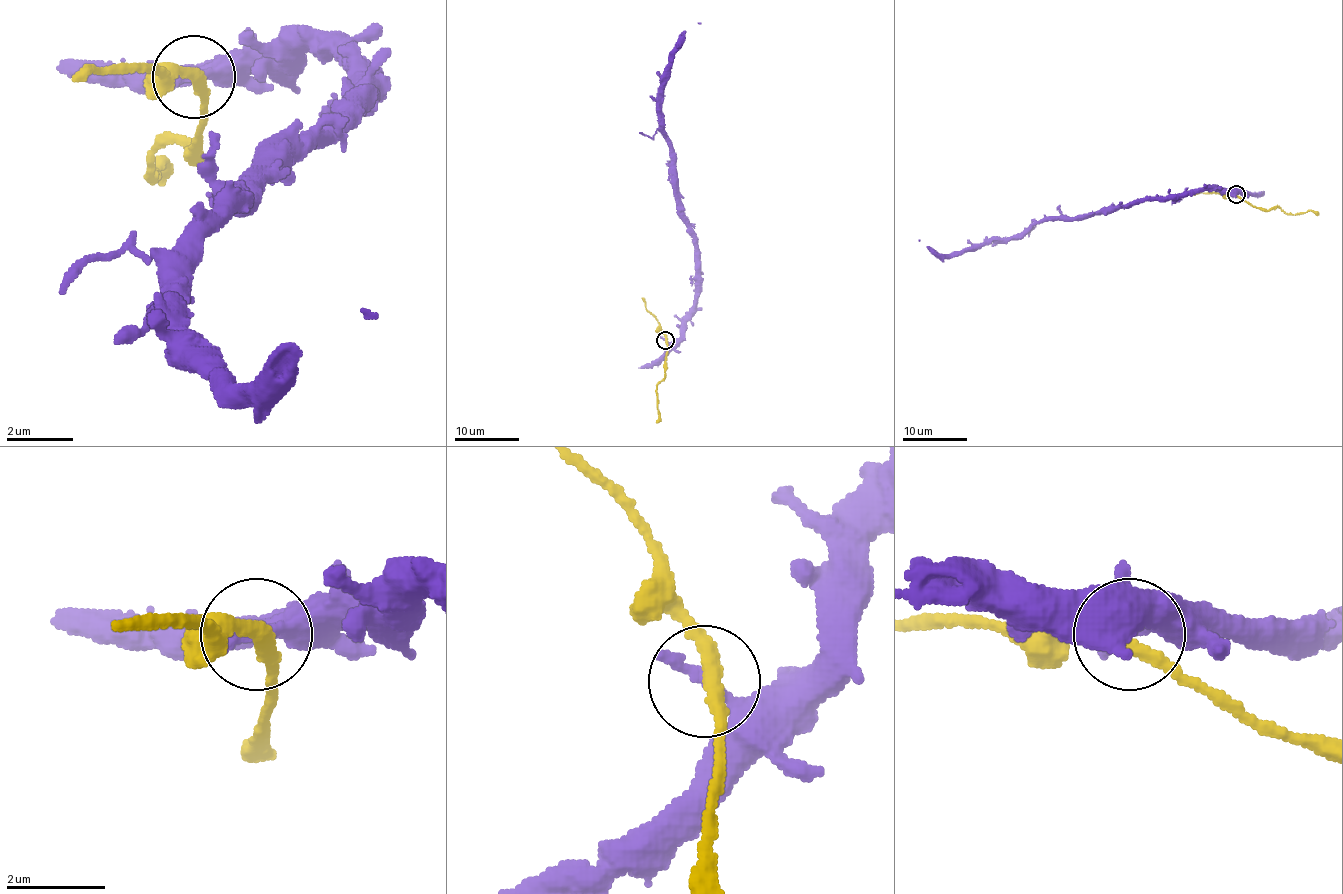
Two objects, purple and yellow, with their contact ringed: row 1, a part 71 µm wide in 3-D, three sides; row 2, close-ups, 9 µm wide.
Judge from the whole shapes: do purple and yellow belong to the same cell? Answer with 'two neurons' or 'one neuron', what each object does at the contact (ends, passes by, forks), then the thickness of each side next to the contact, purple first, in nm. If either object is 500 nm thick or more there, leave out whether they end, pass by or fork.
two neurons; purple ends; yellow passes by; calibres 320 and 320 nm

